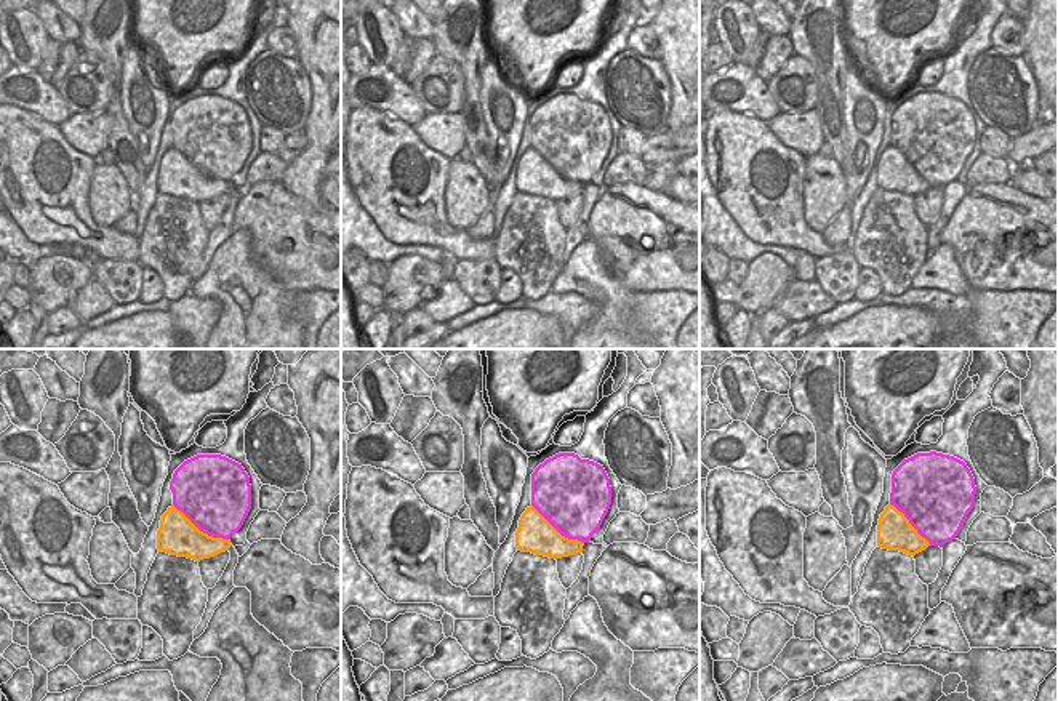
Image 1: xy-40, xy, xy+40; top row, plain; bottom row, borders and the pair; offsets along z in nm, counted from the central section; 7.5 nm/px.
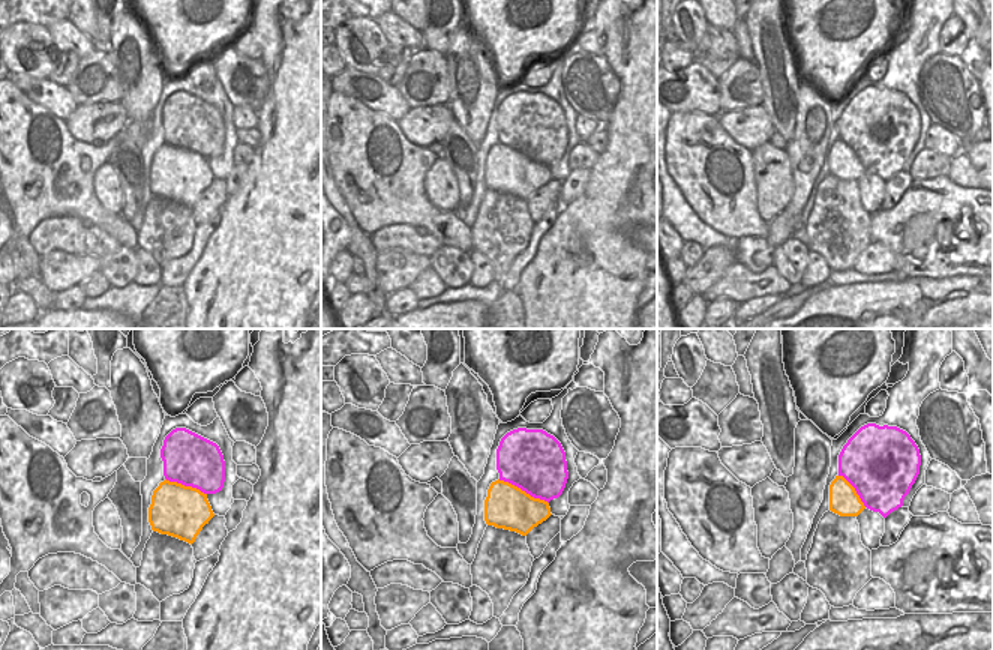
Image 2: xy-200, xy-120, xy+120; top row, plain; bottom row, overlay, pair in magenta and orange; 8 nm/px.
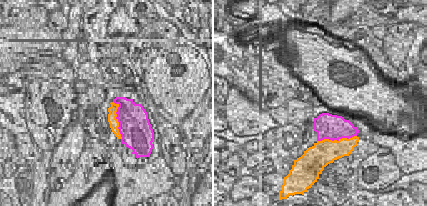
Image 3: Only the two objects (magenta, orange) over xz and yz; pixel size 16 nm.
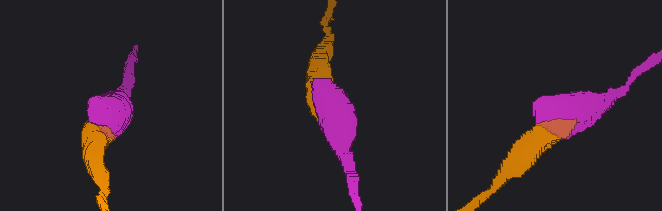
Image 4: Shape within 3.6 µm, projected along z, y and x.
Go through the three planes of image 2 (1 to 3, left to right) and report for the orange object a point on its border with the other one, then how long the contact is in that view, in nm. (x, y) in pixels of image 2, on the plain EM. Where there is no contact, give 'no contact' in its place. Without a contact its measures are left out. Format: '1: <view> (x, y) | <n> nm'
1: xy-200 (186, 149) | 360 nm
2: xy-120 (524, 153) | 460 nm
3: xy+120 (855, 153) | 340 nm

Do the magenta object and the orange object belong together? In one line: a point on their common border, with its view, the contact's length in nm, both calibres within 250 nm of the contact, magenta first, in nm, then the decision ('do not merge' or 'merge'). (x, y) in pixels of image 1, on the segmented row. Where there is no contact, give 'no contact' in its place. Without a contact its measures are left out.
contact xy-40 (200, 530); length 500 nm; calibres 500 and 280 nm; do not merge

